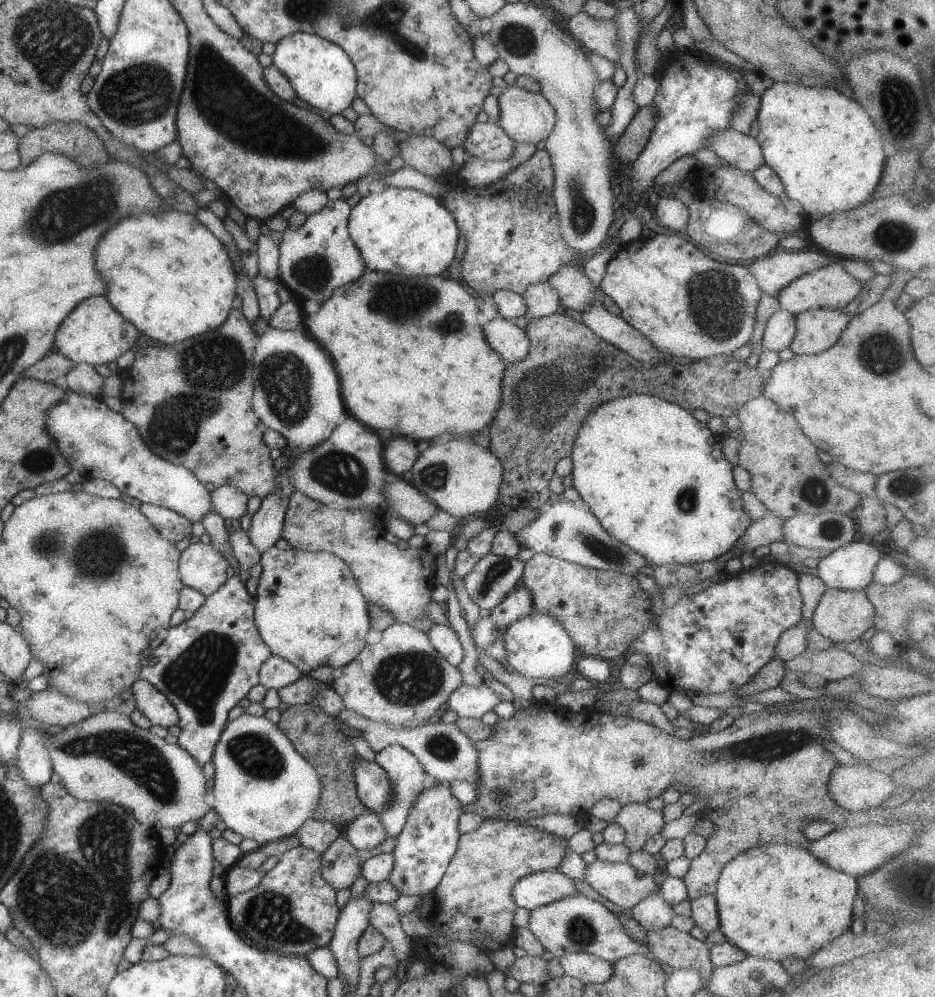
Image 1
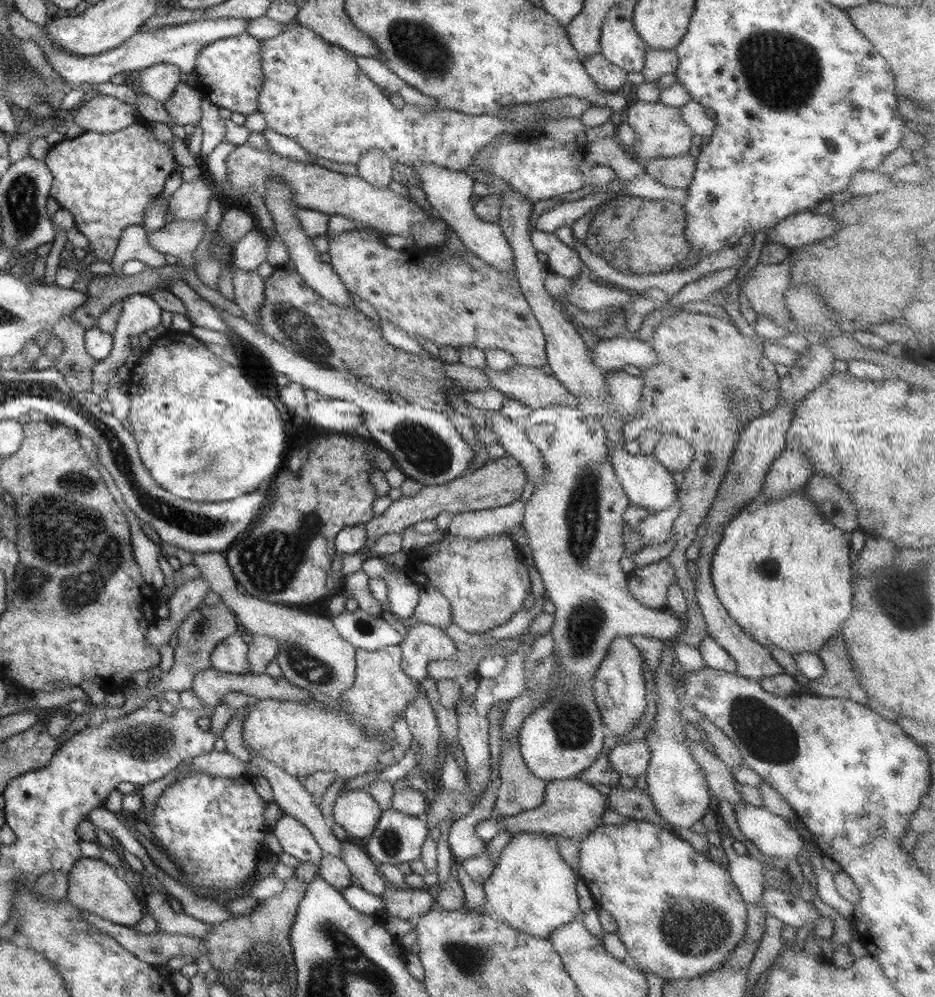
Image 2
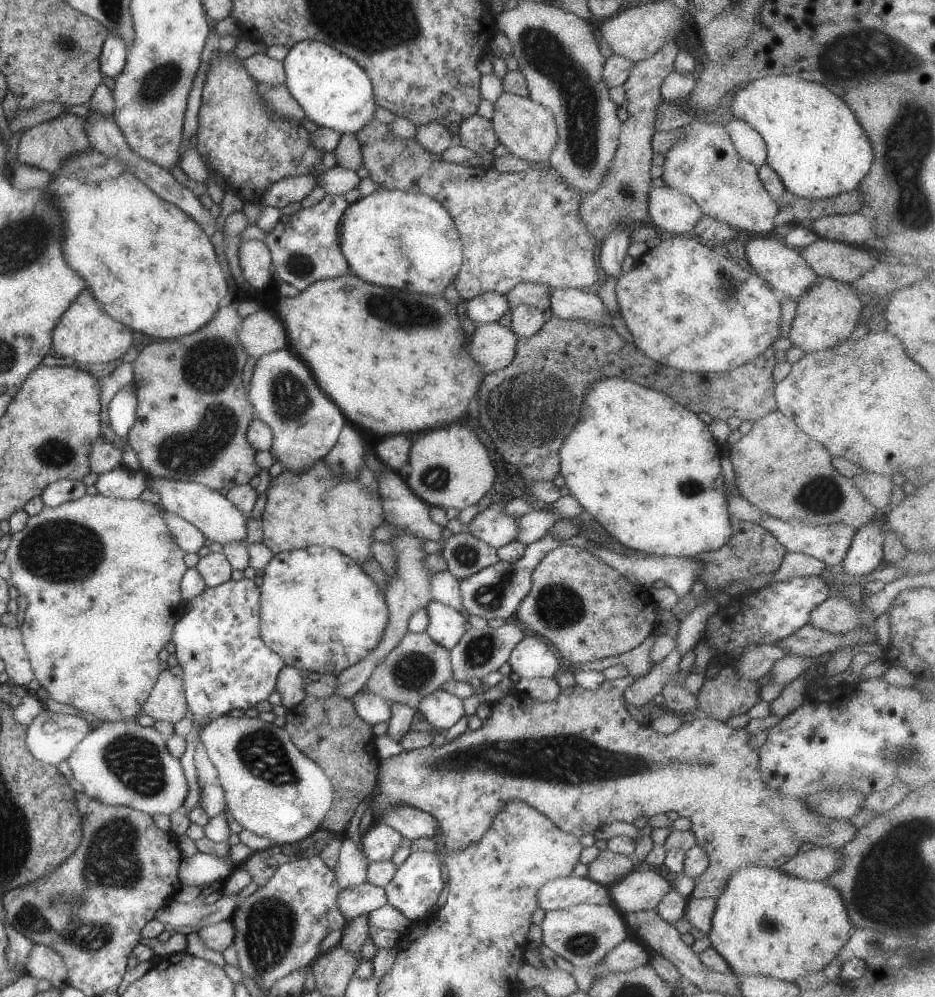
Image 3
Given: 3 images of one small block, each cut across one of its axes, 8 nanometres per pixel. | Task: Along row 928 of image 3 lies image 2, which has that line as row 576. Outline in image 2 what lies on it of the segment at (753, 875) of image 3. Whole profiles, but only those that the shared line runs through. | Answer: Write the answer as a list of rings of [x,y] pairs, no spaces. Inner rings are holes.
[[[799,489],[799,491],[793,491],[787,497],[779,500],[765,499],[759,496],[747,506],[739,509],[738,514],[725,525],[721,532],[720,542],[715,545],[715,552],[711,556],[709,575],[719,602],[749,639],[763,647],[776,646],[791,655],[800,652],[811,652],[817,655],[818,650],[827,645],[827,641],[840,634],[842,623],[851,614],[853,583],[850,568],[851,557],[850,546],[845,540],[844,532],[823,521],[823,517],[817,513],[811,499],[805,494],[805,490]]]

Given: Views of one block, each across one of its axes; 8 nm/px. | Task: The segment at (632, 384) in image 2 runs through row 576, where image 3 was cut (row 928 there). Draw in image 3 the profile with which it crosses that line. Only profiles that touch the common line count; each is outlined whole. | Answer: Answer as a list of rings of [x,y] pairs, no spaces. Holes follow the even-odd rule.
[[[582,903],[565,909],[546,911],[538,926],[541,928],[543,945],[568,961],[573,969],[593,968],[603,960],[609,950],[630,936],[623,915],[611,904],[600,906]]]

